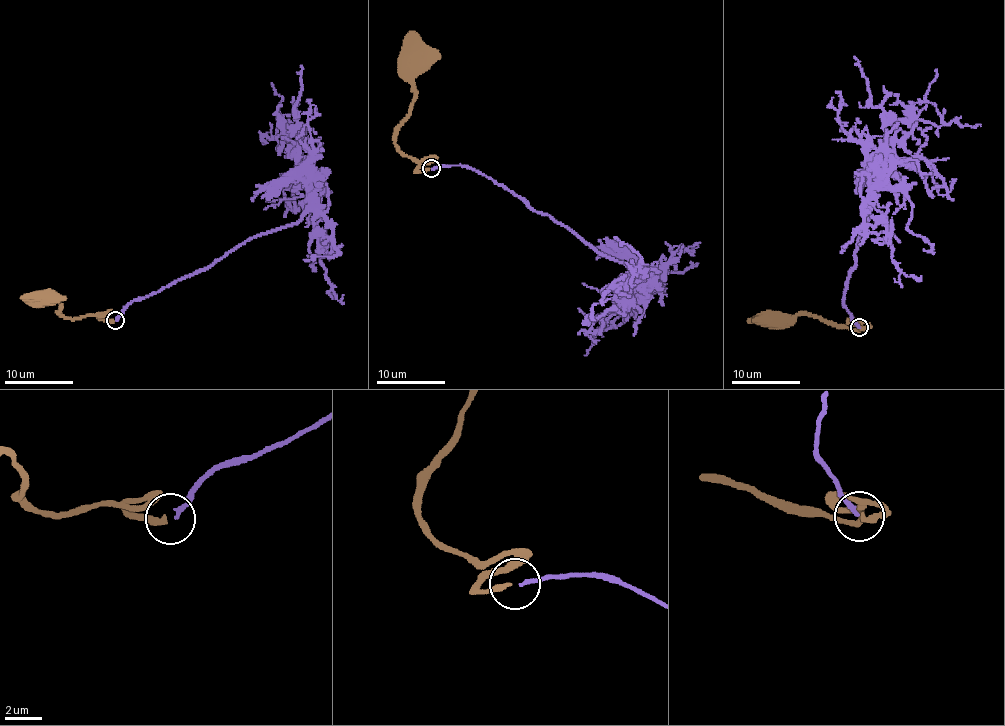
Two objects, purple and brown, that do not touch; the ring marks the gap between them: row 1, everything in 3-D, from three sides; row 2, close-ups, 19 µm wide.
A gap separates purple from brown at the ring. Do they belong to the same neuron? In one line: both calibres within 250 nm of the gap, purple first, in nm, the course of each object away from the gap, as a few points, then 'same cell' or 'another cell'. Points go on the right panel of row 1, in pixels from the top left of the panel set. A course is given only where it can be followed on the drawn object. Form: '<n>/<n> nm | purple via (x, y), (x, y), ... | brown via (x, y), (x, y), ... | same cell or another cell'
240/300 nm | purple via (858, 328), (842, 303), (884, 152), (884, 128), (909, 118), (916, 102), (930, 102), (943, 121), (980, 126) | brown via (860, 328), (867, 327), (867, 324), (863, 323), (858, 330), (839, 328), (807, 314), (778, 317) | same cell

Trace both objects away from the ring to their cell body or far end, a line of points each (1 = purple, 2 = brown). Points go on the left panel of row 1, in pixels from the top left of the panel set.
1: (116, 320), (134, 301), (301, 218), (309, 196), (298, 139), (278, 115), (275, 136), (264, 135), (262, 143)
2: (113, 321), (103, 320), (97, 314), (73, 319), (65, 317), (57, 314), (60, 304), (56, 297), (41, 296)

